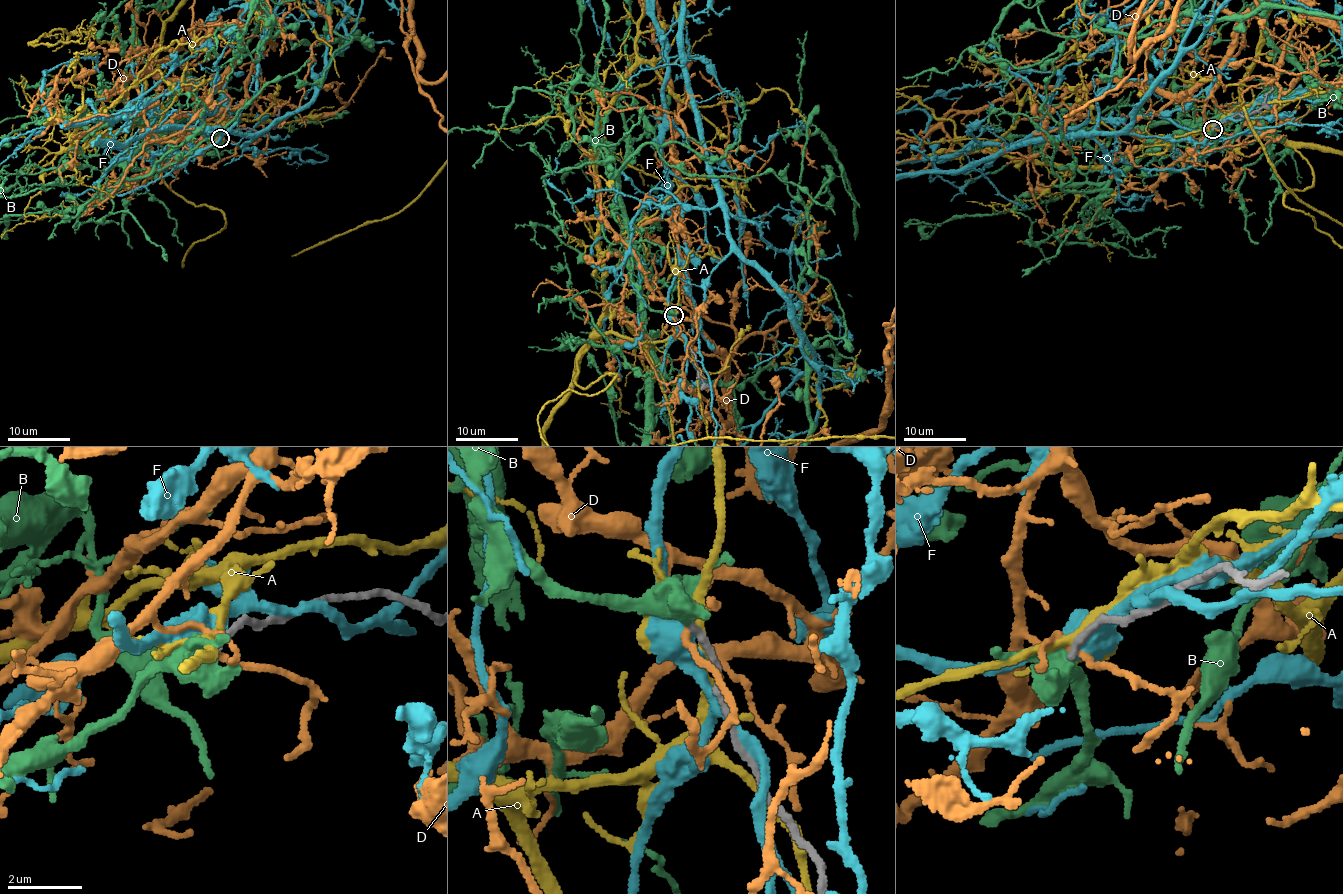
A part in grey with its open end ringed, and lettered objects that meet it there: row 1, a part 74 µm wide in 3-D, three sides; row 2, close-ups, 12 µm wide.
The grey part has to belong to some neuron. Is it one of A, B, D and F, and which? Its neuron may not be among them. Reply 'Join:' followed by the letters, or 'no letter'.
Join: B

